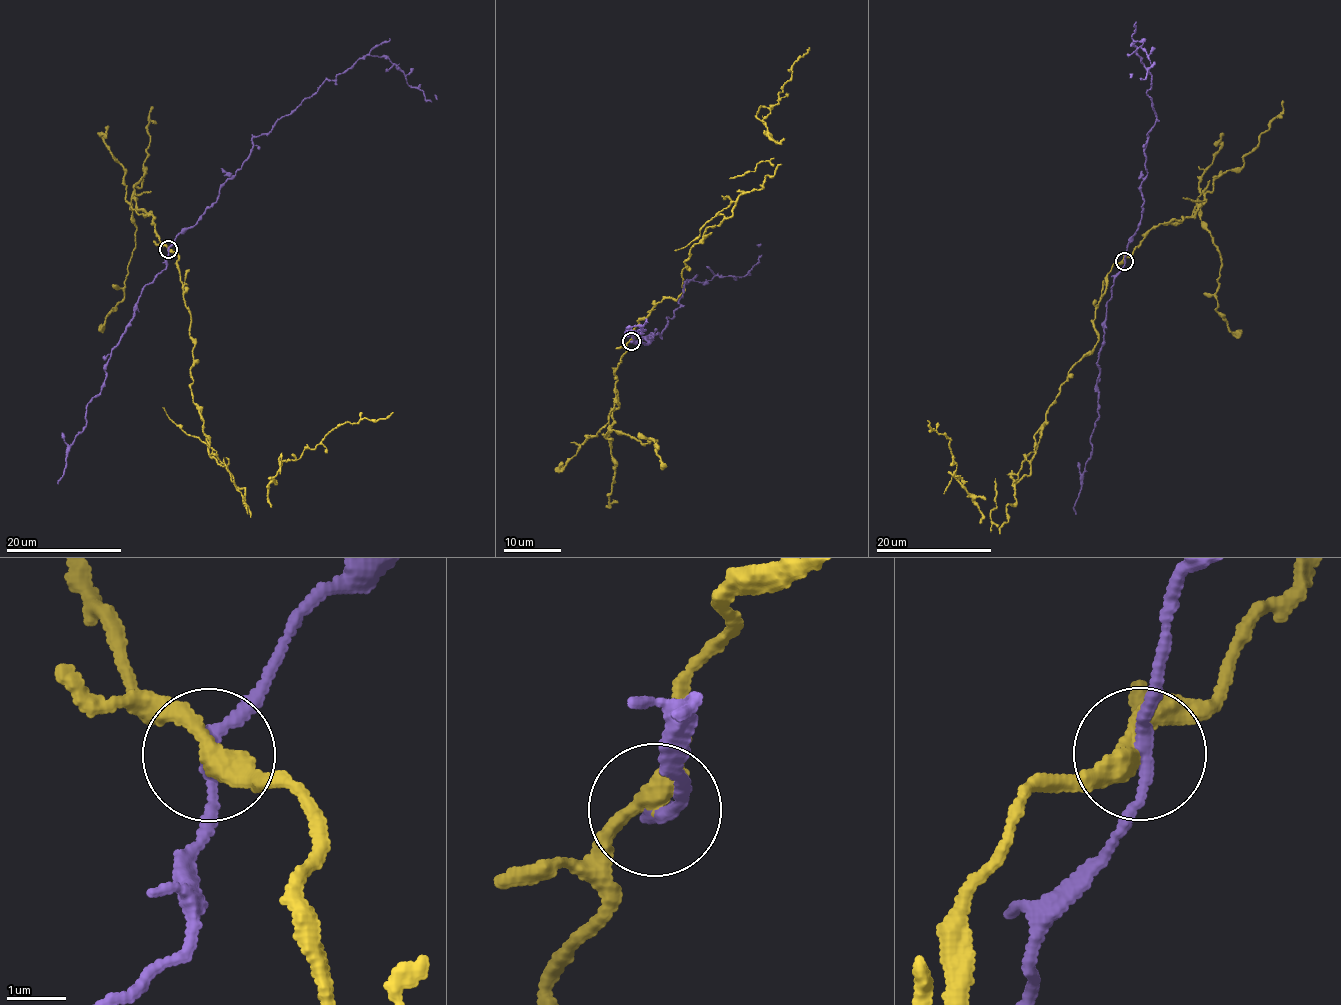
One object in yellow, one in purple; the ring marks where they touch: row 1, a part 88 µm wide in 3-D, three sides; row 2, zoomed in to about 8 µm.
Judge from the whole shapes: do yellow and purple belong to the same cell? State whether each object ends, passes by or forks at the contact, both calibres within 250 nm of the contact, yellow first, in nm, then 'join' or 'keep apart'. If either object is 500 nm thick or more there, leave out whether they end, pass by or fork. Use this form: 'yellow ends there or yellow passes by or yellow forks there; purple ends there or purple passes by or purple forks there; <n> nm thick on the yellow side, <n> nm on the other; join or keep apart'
yellow passes by; purple passes by; 340 nm thick on the yellow side, 200 nm on the other; keep apart

